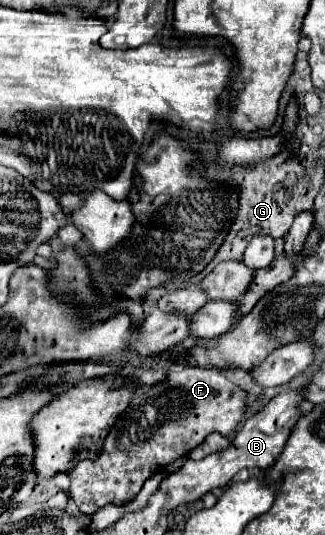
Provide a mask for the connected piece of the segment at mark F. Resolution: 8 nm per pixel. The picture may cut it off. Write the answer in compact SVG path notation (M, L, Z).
M180 368L168 372L168 380L148 386L144 388L144 392L136 392L128 410L116 420L112 432L108 434L100 456L96 460L80 462L72 472L68 472L70 498L84 514L94 514L104 504L124 504L132 500L152 474L160 472L164 464L184 458L192 448L202 444L208 434L212 432L220 432L224 436L232 434L246 412L246 398L248 394L240 386L230 382L222 370Z

